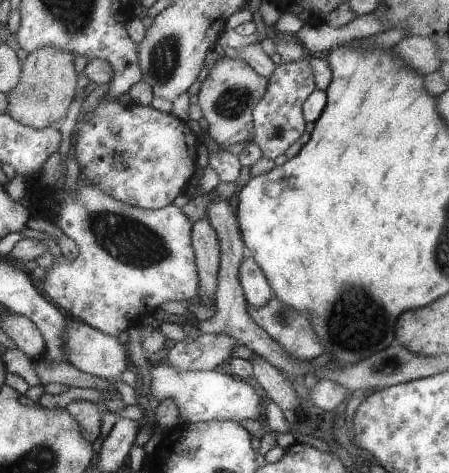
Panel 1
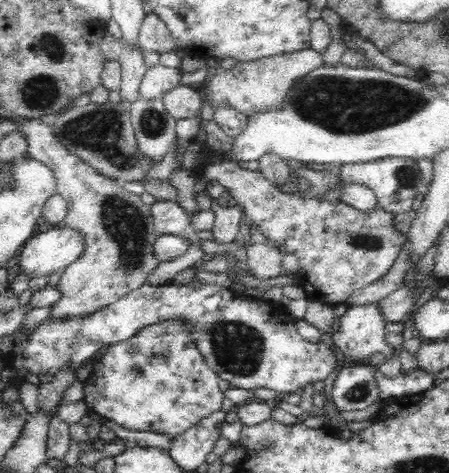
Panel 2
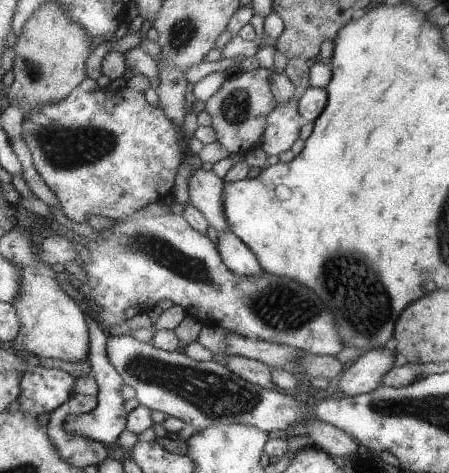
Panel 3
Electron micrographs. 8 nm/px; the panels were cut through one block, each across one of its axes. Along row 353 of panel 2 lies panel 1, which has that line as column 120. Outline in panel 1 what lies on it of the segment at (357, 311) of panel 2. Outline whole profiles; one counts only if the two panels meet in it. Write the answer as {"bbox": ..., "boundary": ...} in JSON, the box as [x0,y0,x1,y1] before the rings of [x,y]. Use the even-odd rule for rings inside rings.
{"bbox":[67,320,137,402],"boundary":[[[69,320],[69,338],[67,338],[67,354],[71,358],[71,364],[75,364],[77,368],[93,374],[93,376],[99,376],[103,380],[113,380],[121,398],[125,398],[125,402],[129,402],[131,398],[137,396],[137,388],[121,382],[121,374],[125,370],[131,370],[133,368],[133,362],[131,362],[131,356],[129,356],[129,348],[127,344],[121,344],[121,340],[113,334],[107,334],[103,330],[97,330],[89,324],[83,324],[83,322],[73,322]]]}

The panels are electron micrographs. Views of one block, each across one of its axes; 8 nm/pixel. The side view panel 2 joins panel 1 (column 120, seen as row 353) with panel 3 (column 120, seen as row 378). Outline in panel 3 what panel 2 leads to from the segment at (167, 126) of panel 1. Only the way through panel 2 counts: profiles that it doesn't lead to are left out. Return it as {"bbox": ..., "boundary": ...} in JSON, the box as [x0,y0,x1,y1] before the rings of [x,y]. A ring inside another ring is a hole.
{"bbox":[23,86,185,224],"boundary":[[[127,86],[117,90],[99,88],[97,92],[75,88],[67,100],[35,108],[23,118],[23,140],[33,156],[37,174],[59,198],[67,218],[79,224],[87,222],[91,216],[123,220],[153,202],[161,204],[175,186],[179,166],[183,164],[185,154],[179,136],[181,130],[163,108],[151,104],[147,94],[139,94]]]}

